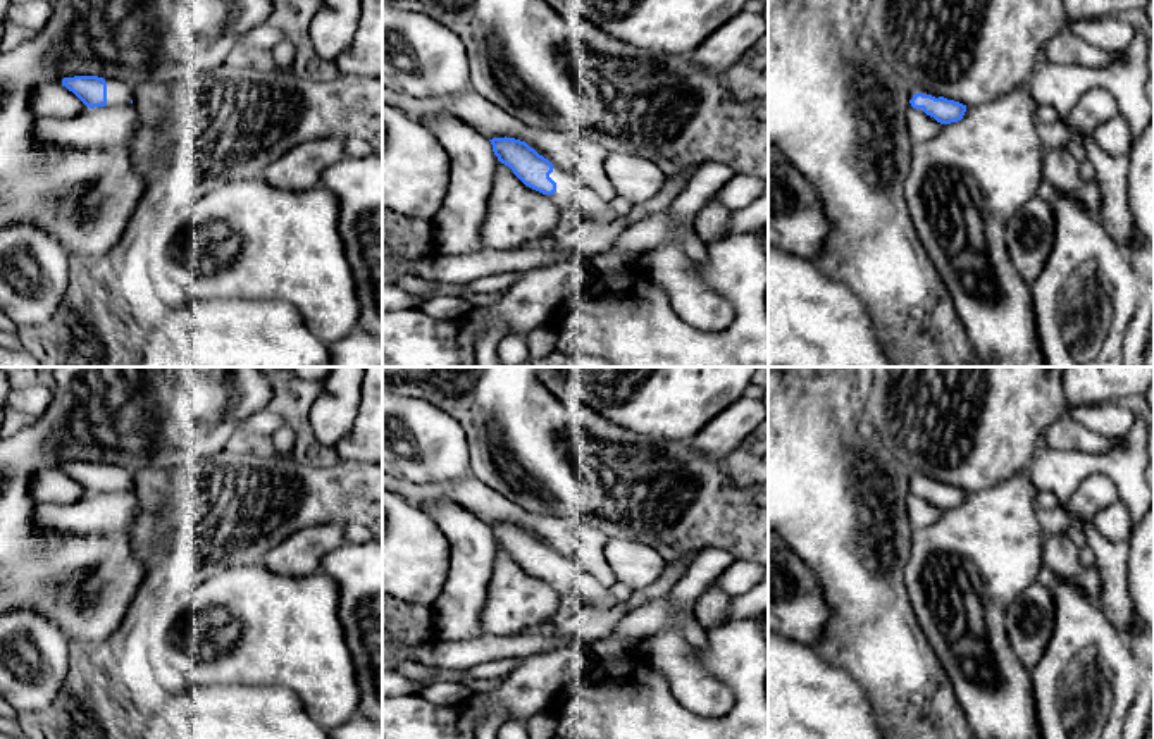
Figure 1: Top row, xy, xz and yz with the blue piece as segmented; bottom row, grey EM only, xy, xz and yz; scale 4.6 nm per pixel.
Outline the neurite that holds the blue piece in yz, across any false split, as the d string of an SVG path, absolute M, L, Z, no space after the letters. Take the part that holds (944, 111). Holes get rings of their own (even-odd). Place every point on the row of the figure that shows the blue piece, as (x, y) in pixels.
M909 86L909 107L934 117L940 124L958 122L966 112L966 105L918 86Z

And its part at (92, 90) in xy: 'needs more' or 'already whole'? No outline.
needs more

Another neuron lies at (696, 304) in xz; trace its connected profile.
M679 245L641 255L637 270L665 288L673 310L692 327L717 332L734 324L730 301L696 276L692 258Z

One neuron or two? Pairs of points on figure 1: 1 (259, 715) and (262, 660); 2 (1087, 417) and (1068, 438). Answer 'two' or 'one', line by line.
1: two
2: two

